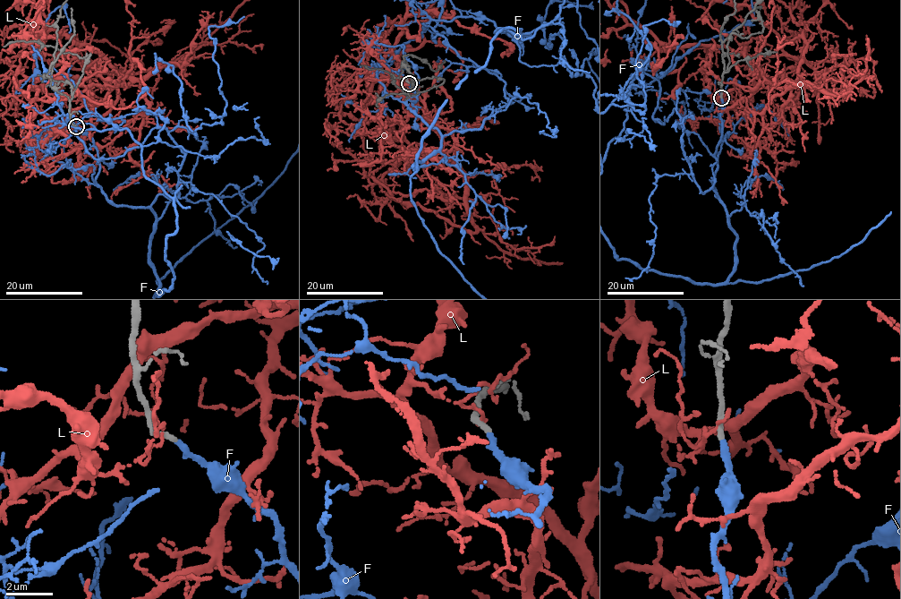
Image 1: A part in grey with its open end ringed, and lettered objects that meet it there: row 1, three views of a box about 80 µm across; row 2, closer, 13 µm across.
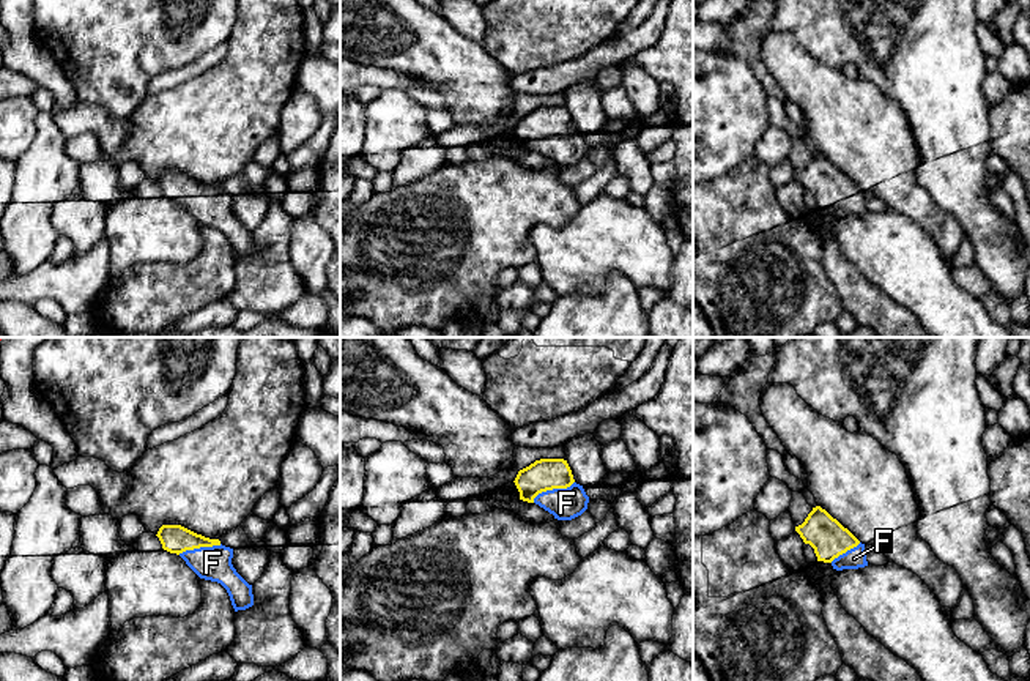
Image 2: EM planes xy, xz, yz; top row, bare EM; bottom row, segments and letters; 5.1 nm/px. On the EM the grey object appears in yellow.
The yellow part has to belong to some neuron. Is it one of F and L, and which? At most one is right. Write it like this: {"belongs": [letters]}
{"belongs": ["F"]}

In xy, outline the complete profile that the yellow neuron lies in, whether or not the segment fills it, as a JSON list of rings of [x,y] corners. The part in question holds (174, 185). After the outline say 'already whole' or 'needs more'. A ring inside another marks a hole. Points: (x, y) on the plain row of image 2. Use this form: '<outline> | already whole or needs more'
[[[162,172],[156,183],[164,197],[180,202],[200,225],[220,230],[235,259],[254,252],[252,232],[232,211],[233,195],[181,172]]] | needs more

